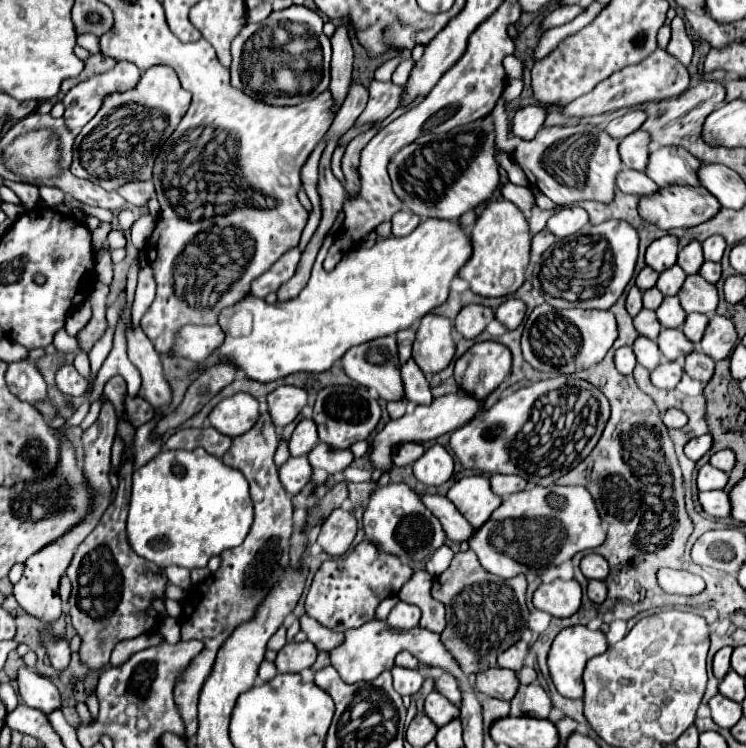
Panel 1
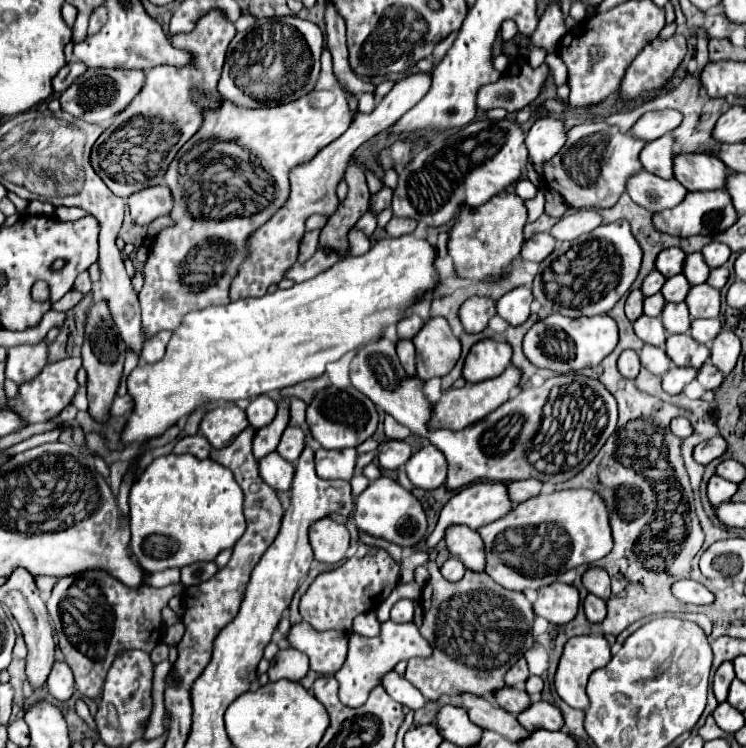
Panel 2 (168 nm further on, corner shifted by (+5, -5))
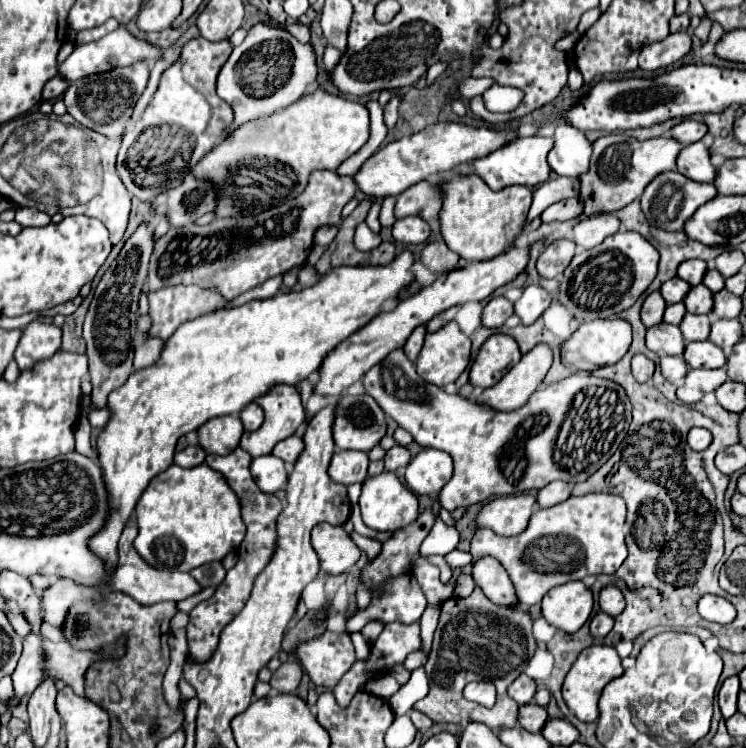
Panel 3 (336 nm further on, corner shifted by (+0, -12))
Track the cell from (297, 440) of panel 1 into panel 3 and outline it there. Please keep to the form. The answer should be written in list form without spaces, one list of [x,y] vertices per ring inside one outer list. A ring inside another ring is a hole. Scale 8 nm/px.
[[[290,436],[282,442],[276,444],[276,448],[272,450],[272,454],[276,454],[278,458],[282,458],[288,466],[294,466],[296,460],[300,458],[300,452],[304,452],[304,440],[298,436]]]

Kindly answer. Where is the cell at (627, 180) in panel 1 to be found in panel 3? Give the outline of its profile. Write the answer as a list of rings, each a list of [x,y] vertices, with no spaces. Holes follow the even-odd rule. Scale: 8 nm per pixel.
[[[664,172],[660,176],[656,176],[642,192],[642,212],[646,216],[646,220],[662,230],[682,230],[686,218],[690,218],[702,204],[706,204],[708,200],[712,200],[716,196],[716,188],[714,184],[700,184],[700,182],[692,182],[688,178],[684,178],[678,172]]]

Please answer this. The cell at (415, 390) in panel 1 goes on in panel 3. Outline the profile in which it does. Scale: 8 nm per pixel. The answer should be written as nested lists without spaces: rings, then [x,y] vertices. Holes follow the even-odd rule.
[[[418,326],[412,334],[410,334],[410,338],[406,340],[406,344],[404,344],[404,354],[408,356],[408,360],[412,360],[412,362],[416,362],[416,358],[418,358],[418,354],[420,354],[420,350],[422,350],[422,342],[424,342],[424,336],[426,336],[426,328],[424,326]]]

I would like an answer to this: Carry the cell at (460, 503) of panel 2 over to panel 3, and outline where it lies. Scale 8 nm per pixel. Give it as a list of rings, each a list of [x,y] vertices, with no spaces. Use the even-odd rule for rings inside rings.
[[[514,494],[498,496],[490,500],[476,516],[476,528],[490,528],[500,536],[520,534],[534,510],[534,494]]]

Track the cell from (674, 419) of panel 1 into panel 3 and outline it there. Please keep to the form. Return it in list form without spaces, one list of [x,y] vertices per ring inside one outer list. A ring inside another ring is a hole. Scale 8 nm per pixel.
[[[692,428],[688,432],[688,446],[692,450],[698,450],[700,452],[700,450],[708,448],[710,442],[712,442],[712,434],[708,430],[704,430],[704,428]]]

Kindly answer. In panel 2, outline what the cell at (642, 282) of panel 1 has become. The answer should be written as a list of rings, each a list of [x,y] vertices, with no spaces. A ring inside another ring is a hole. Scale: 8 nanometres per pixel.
[[[653,271],[653,273],[649,273],[647,275],[647,279],[643,281],[643,287],[641,287],[641,291],[649,297],[649,295],[655,295],[655,293],[659,293],[661,291],[661,287],[663,287],[663,283],[665,283],[667,279],[659,273],[659,271]]]

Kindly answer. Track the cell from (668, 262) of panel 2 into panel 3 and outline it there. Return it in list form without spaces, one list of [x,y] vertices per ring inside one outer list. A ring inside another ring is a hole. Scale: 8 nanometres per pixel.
[[[684,260],[684,264],[680,264],[676,276],[682,280],[688,280],[688,284],[696,286],[702,282],[702,276],[706,272],[706,262],[704,260]]]

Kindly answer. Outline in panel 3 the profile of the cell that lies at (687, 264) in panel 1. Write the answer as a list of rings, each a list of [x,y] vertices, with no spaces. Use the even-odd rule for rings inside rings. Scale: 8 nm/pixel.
[[[710,268],[710,270],[706,270],[702,284],[704,284],[710,292],[720,292],[720,290],[724,288],[724,278],[720,276],[720,272],[716,272],[714,268]]]

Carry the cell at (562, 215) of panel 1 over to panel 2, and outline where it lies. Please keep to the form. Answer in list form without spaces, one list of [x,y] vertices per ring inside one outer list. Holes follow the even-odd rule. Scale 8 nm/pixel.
[[[581,209],[581,211],[575,211],[573,215],[561,217],[549,233],[557,241],[573,241],[585,233],[591,233],[601,223],[603,223],[603,219],[595,209]]]

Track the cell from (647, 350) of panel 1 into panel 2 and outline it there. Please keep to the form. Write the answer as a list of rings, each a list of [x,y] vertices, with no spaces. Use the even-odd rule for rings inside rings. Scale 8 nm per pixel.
[[[645,345],[641,351],[639,351],[639,357],[641,357],[641,365],[645,369],[649,369],[651,373],[655,375],[665,375],[669,371],[669,357],[665,353],[665,349],[661,347],[651,347],[651,345]]]

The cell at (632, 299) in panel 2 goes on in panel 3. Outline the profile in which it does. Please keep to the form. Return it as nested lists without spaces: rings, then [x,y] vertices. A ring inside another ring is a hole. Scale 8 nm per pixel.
[[[652,292],[646,296],[644,304],[642,304],[642,310],[640,310],[640,318],[642,318],[642,324],[646,328],[650,326],[656,326],[662,322],[662,312],[666,308],[666,302],[664,298],[660,296],[660,292]]]

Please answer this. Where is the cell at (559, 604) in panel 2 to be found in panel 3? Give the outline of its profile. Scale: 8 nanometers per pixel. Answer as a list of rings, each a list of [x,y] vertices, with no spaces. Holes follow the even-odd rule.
[[[568,582],[552,588],[542,600],[542,616],[548,624],[568,634],[582,628],[592,612],[592,592],[582,582]]]

